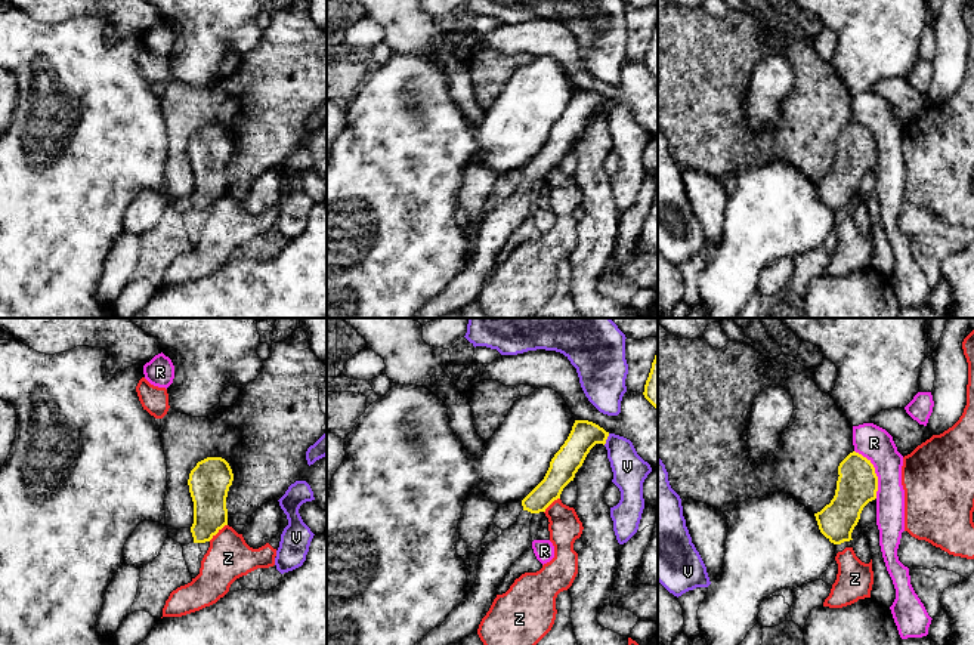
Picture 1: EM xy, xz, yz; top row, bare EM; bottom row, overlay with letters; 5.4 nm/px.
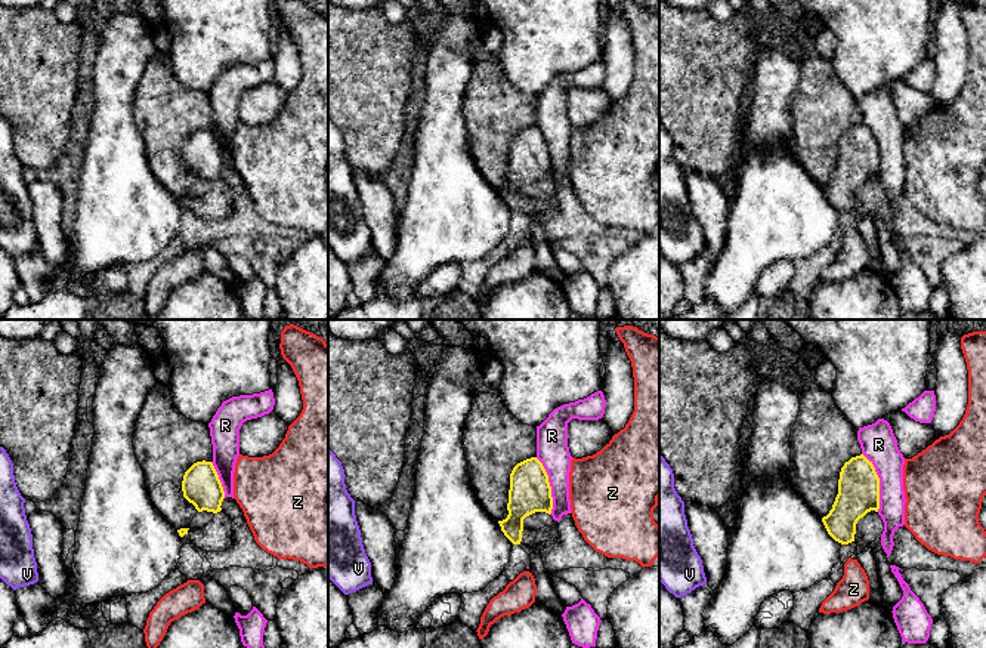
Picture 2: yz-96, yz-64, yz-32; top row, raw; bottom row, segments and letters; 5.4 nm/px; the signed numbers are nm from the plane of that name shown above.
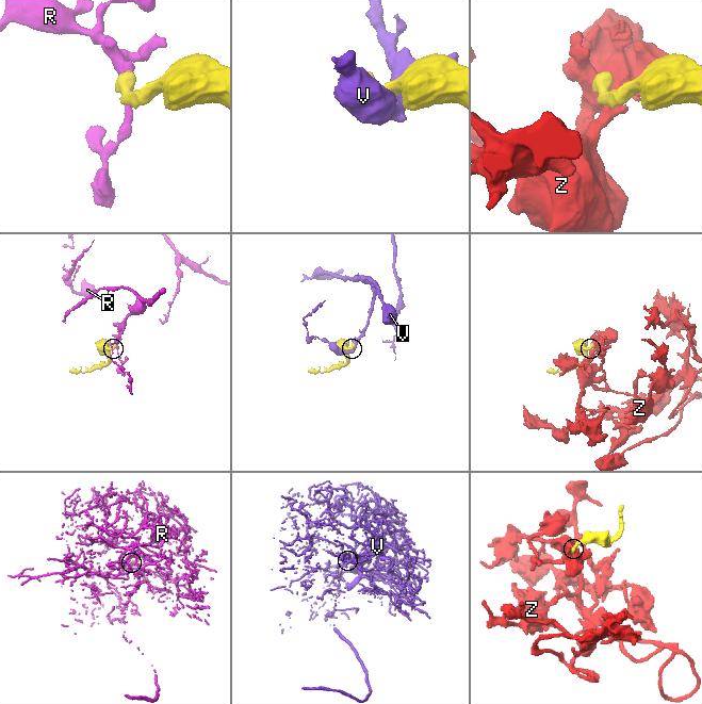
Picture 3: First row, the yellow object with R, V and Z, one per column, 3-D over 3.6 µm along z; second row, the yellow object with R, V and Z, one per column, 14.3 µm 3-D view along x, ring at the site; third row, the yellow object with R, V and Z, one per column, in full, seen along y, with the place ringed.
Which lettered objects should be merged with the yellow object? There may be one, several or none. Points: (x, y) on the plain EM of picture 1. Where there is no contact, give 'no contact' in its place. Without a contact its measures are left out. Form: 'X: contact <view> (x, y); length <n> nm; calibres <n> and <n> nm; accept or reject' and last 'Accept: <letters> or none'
R: contact yz (874, 141); length 300 nm; calibres 220 and 190 nm; reject
V: contact xz (606, 107); length 70 nm; calibres 160 and 190 nm; reject
Z: contact xy (218, 200); length 140 nm; calibres 220 and 240 nm; reject
Accept: none

